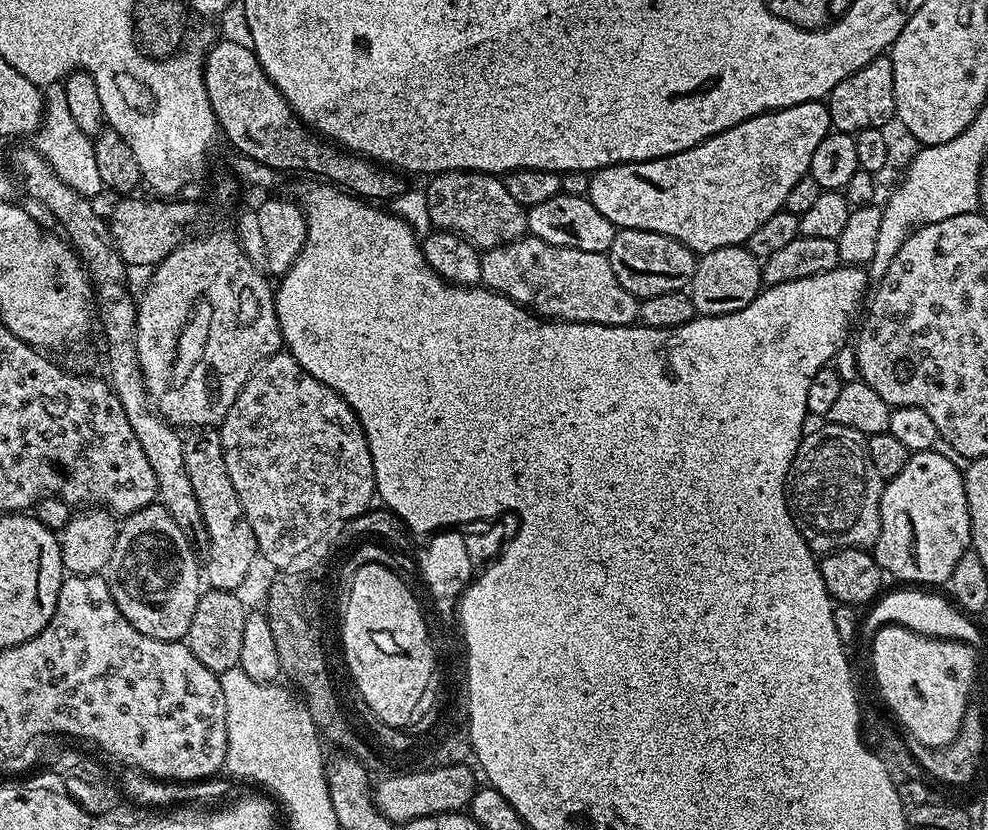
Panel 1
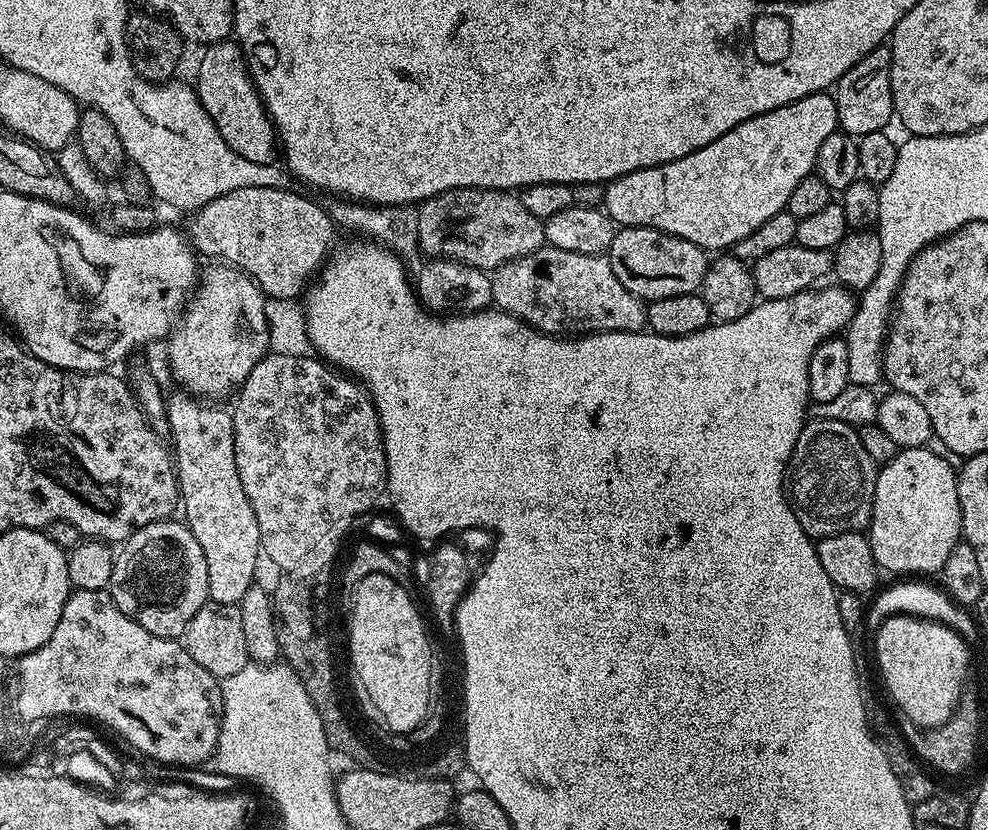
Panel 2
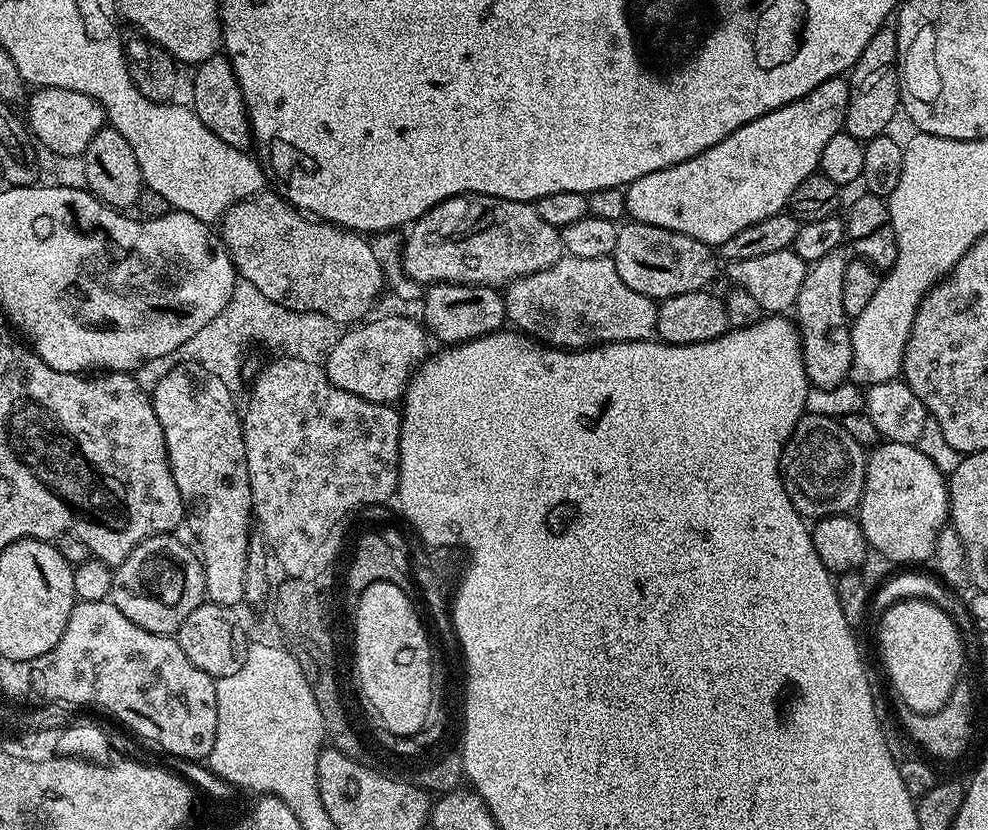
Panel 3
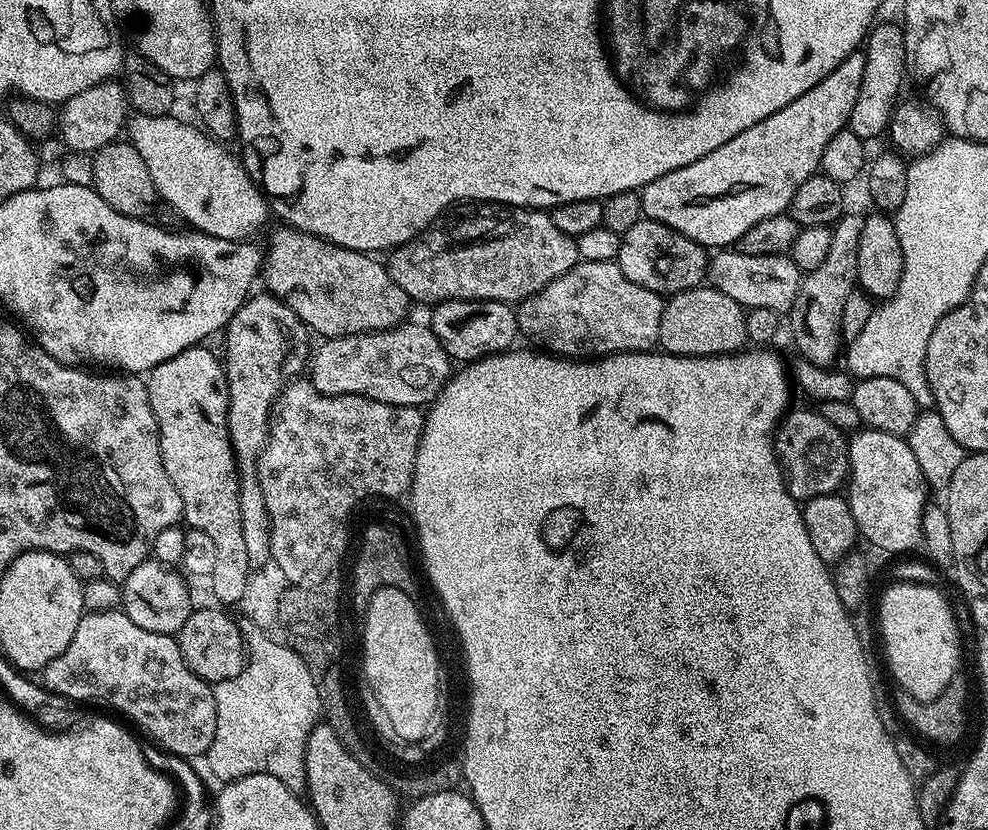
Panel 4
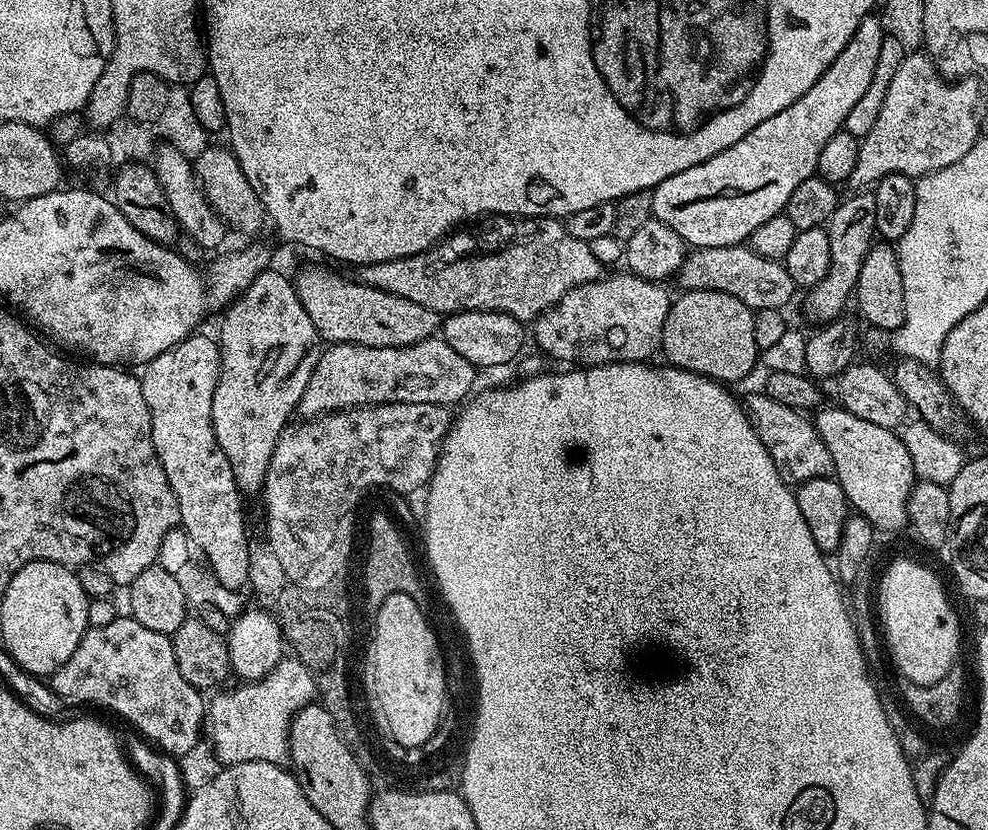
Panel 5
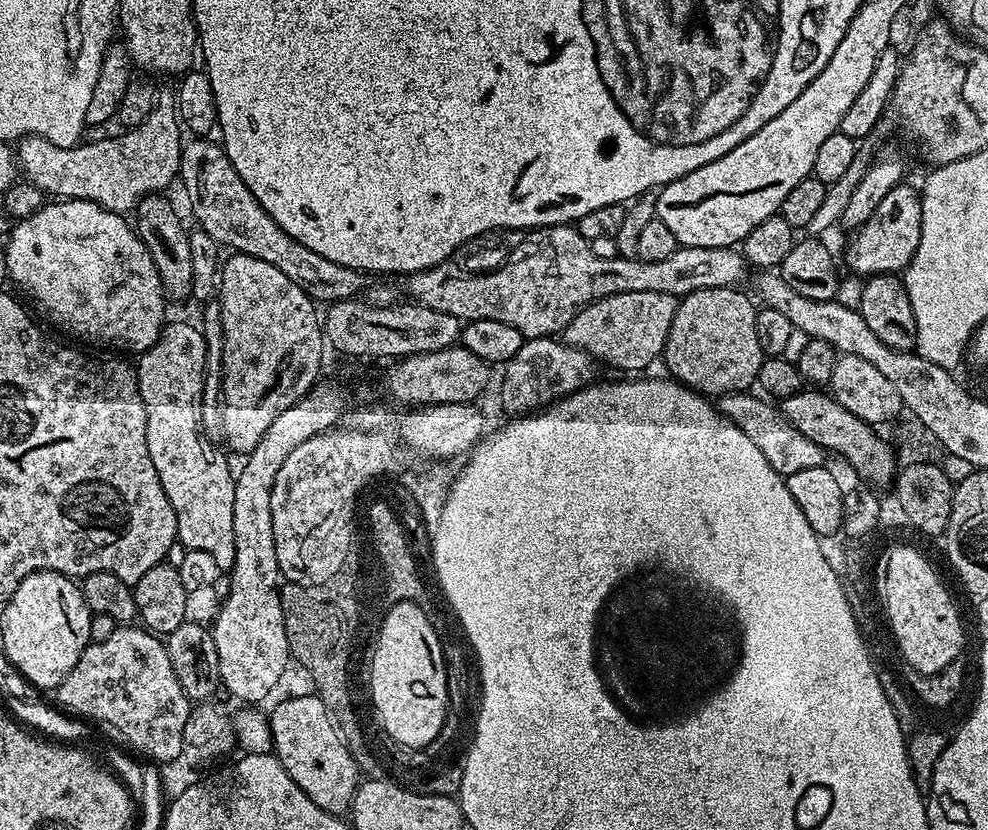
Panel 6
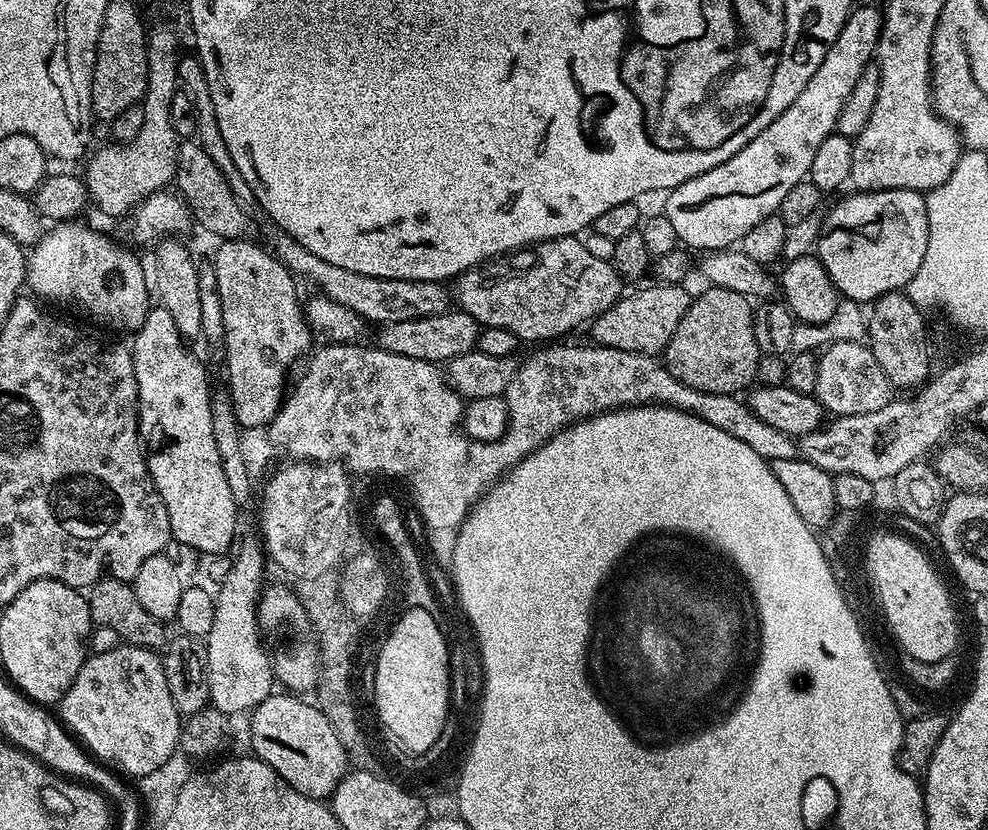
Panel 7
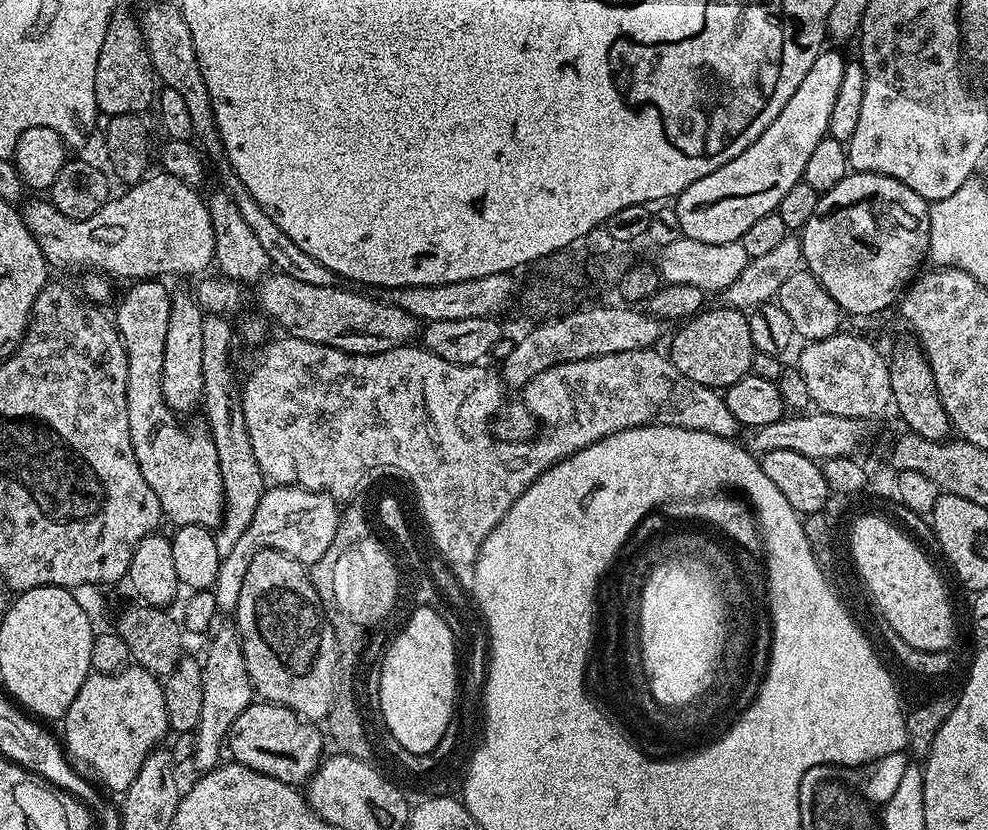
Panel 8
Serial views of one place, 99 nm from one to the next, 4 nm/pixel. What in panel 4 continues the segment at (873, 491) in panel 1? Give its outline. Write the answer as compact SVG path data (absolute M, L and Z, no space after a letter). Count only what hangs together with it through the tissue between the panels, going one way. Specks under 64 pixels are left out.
M804 408L798 409L797 412L795 412L795 410L789 411L784 419L780 421L774 439L776 441L776 461L779 462L780 473L784 476L784 485L787 486L788 493L790 493L796 501L807 502L816 496L831 496L839 493L841 489L845 487L848 479L848 440L846 439L845 433L839 432L834 426L830 426L830 422L826 422L826 418L822 418L819 411L812 410L812 412L807 412Z

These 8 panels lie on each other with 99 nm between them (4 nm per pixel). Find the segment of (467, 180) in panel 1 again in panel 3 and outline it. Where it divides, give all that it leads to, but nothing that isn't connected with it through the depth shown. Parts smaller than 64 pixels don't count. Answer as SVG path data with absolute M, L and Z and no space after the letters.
M475 194L451 196L407 229L404 269L421 286L477 284L499 289L562 259L566 253L560 234L561 229L545 222L531 203Z

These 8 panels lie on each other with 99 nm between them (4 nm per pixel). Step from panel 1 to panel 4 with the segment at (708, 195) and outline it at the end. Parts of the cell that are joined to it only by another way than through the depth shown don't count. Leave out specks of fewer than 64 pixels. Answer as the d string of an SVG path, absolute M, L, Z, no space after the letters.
M863 51L851 52L818 86L810 86L806 94L782 106L770 118L762 118L750 130L742 130L738 138L730 138L726 146L710 150L706 158L654 178L638 192L643 215L678 230L678 234L686 234L686 238L703 244L705 249L724 250L735 245L762 218L787 212L794 190L806 178L817 175L822 150L826 150L830 138L847 128L865 70Z

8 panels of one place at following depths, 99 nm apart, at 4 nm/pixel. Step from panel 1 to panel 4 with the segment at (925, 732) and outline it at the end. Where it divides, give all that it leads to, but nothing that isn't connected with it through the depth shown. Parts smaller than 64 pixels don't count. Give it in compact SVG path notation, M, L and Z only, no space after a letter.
M892 582L880 596L880 610L878 606L878 636L884 639L888 668L899 687L919 700L938 698L961 671L958 616L937 588L931 584Z

